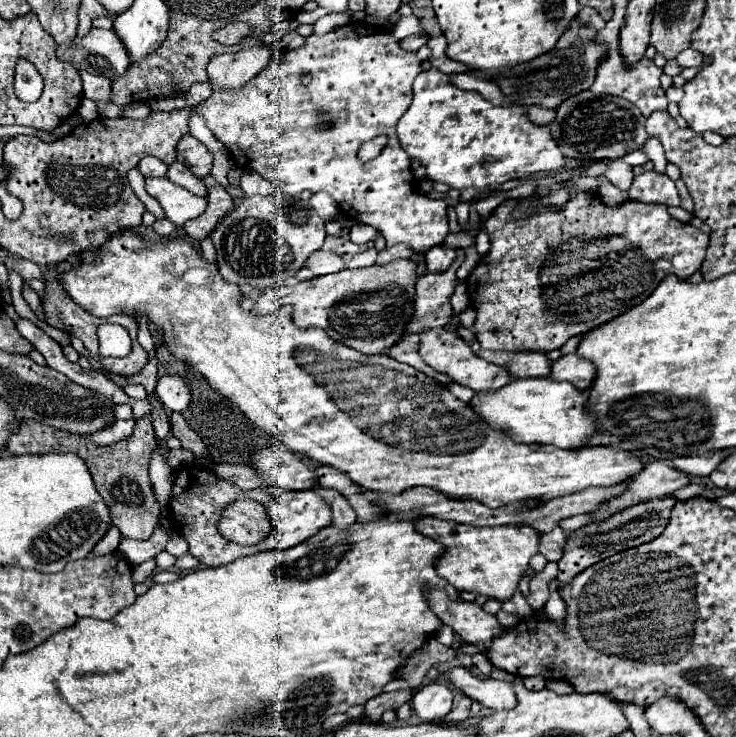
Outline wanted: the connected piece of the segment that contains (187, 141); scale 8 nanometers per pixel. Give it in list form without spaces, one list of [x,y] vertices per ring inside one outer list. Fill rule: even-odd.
[[[185,135],[177,145],[177,161],[187,165],[197,177],[205,177],[211,171],[213,155],[201,141],[191,135]]]

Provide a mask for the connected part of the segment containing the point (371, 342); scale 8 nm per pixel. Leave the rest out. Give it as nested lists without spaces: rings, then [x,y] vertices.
[[[397,259],[381,267],[371,265],[363,269],[343,269],[331,275],[301,281],[293,287],[267,289],[255,301],[253,311],[255,315],[267,315],[267,307],[291,305],[293,323],[299,329],[333,329],[333,339],[355,351],[365,355],[383,353],[401,339],[405,325],[413,317],[417,281],[415,267],[417,265],[411,259]]]

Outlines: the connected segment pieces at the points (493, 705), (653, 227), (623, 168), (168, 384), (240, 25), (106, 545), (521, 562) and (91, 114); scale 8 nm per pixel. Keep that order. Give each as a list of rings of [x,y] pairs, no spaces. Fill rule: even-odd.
[[[463,667],[447,671],[445,679],[449,679],[461,693],[465,693],[473,701],[479,701],[489,709],[501,711],[501,709],[513,709],[517,705],[515,689],[513,689],[513,683],[509,681],[477,679]]]
[[[581,193],[581,195],[573,197],[567,203],[567,209],[563,209],[563,211],[543,211],[543,213],[537,211],[537,213],[533,213],[533,217],[525,217],[519,221],[511,219],[511,221],[503,223],[495,233],[489,233],[489,241],[491,241],[491,251],[485,255],[481,267],[475,267],[469,275],[469,287],[471,287],[469,297],[471,297],[471,305],[477,309],[477,319],[475,319],[477,341],[481,343],[483,349],[493,349],[493,351],[553,351],[553,349],[561,349],[567,343],[567,339],[589,333],[591,329],[619,317],[627,309],[645,301],[655,291],[659,281],[663,281],[665,275],[689,279],[695,271],[699,271],[699,267],[705,259],[705,249],[707,249],[709,237],[703,231],[699,231],[697,227],[673,219],[667,213],[665,205],[647,205],[647,203],[627,201],[619,207],[611,209],[611,207],[603,205],[603,201],[597,195]]]
[[[615,159],[613,163],[609,163],[609,167],[607,167],[607,171],[603,173],[603,177],[605,177],[609,183],[613,183],[615,187],[619,187],[621,191],[627,191],[629,185],[633,183],[633,179],[635,179],[635,167],[623,163],[621,159]]]
[[[165,375],[157,381],[155,395],[167,411],[183,411],[191,401],[189,385],[177,375]]]
[[[237,21],[233,25],[225,25],[223,29],[213,33],[213,39],[217,39],[217,43],[223,43],[223,45],[237,45],[245,39],[245,23]]]
[[[113,525],[113,527],[109,527],[109,533],[107,533],[107,535],[105,535],[97,545],[95,545],[93,555],[99,557],[99,555],[113,553],[113,551],[117,551],[119,543],[121,543],[121,533],[119,533],[119,529]]]
[[[419,515],[417,521],[415,521],[415,529],[421,535],[425,535],[425,537],[429,537],[429,539],[433,539],[433,541],[437,541],[445,547],[443,555],[437,559],[437,565],[435,565],[437,573],[443,579],[447,579],[457,589],[471,591],[471,593],[485,595],[485,597],[493,597],[493,599],[501,599],[501,601],[507,601],[513,595],[519,579],[523,577],[525,569],[529,567],[529,559],[539,549],[539,533],[529,525],[475,527],[475,525],[459,525],[455,521],[441,521],[441,519],[435,519],[435,517],[429,517],[429,515]]]
[[[85,97],[81,100],[78,109],[83,109],[83,117],[86,123],[97,119],[97,105],[95,105],[95,101],[91,101],[91,99]]]

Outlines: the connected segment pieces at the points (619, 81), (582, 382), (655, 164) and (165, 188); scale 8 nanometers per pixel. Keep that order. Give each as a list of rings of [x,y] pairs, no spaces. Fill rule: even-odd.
[[[615,13],[611,17],[611,21],[605,25],[605,29],[601,29],[597,39],[595,39],[599,43],[609,45],[609,57],[599,65],[597,79],[595,79],[593,87],[591,87],[591,91],[593,93],[605,93],[605,95],[623,97],[623,99],[631,101],[633,105],[637,105],[645,117],[649,117],[657,109],[665,111],[667,109],[667,97],[665,97],[665,91],[661,89],[661,83],[659,83],[659,77],[663,75],[663,69],[659,69],[651,59],[641,59],[635,67],[629,69],[629,67],[625,67],[623,57],[619,55],[619,25],[621,25],[621,21],[623,21],[623,13]]]
[[[569,353],[557,359],[551,371],[551,379],[569,381],[579,389],[589,389],[595,375],[597,375],[597,369],[593,369],[593,363],[585,361],[583,357],[577,357],[577,353]]]
[[[649,139],[643,151],[645,151],[645,155],[647,155],[649,167],[653,167],[657,173],[665,173],[667,159],[665,159],[665,155],[663,155],[663,149],[661,149],[661,145],[655,145],[655,139]]]
[[[167,177],[145,179],[145,191],[161,203],[167,219],[177,227],[183,227],[185,221],[199,217],[207,207],[205,199],[175,185]]]

